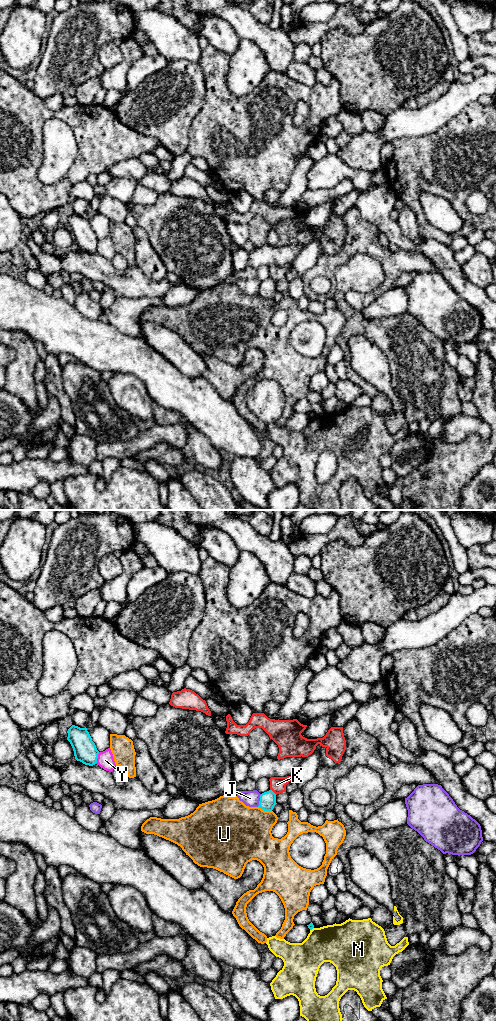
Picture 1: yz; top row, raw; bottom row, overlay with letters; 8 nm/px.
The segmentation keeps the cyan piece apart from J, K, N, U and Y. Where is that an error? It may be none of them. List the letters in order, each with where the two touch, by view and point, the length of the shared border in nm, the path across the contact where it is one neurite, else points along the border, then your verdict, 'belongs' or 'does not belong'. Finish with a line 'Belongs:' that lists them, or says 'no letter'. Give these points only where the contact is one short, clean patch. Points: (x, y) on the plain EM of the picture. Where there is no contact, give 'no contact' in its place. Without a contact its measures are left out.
J: meets cyan in yz at (260, 288); contact 110 nm long; does not belong
K: meets cyan in yz at (272, 279); contact 70 nm long; border along yz (270, 277), (276, 282); does not belong
N: meets cyan in yz at (311, 417); contact 40 nm long; does not belong
U: meets cyan in yz at (265, 298); contact 120 nm long; does not belong
Y: meets cyan in yz at (96, 246); contact 100 nm long; does not belong
Belongs: no letter

